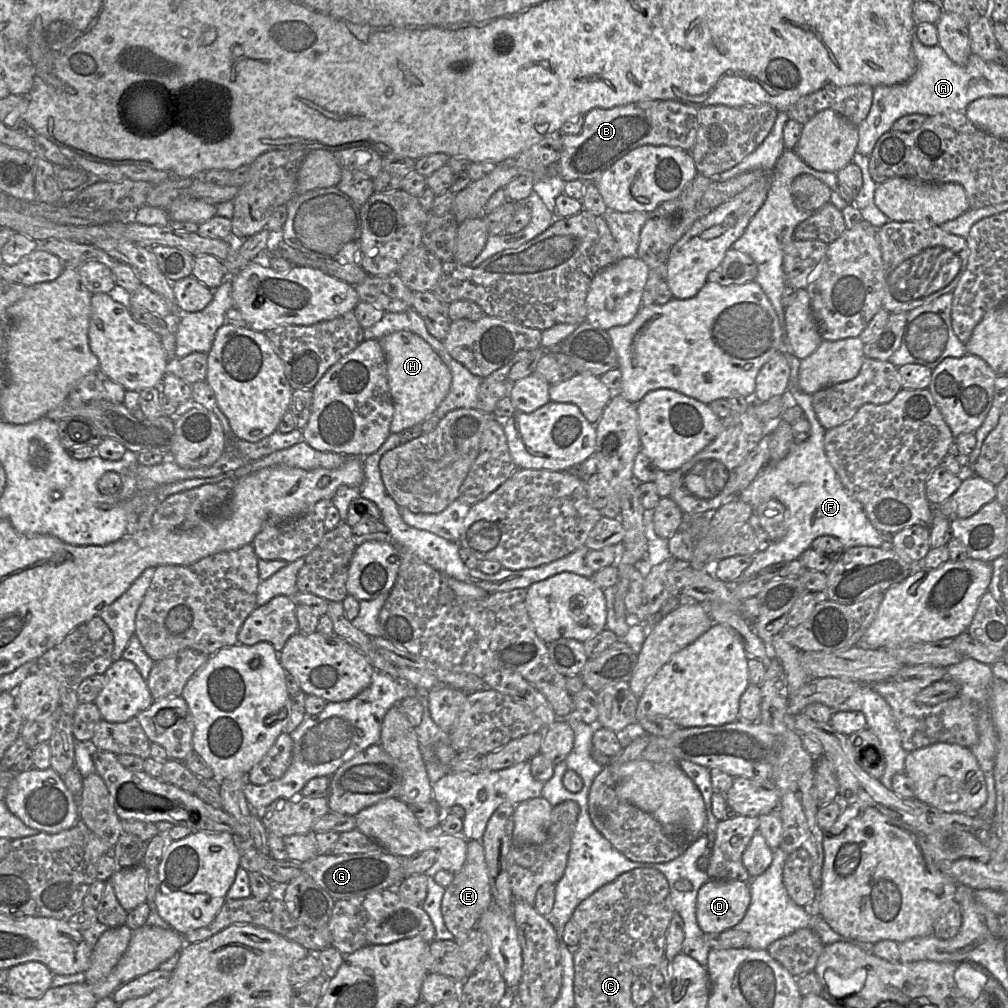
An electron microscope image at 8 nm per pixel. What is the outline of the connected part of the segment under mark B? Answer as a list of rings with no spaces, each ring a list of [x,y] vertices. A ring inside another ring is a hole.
[[[641,100],[610,109],[594,108],[584,115],[580,133],[561,136],[562,152],[555,164],[555,173],[563,181],[596,182],[605,170],[628,152],[644,145],[670,146],[690,152],[698,131],[698,107],[673,100]]]

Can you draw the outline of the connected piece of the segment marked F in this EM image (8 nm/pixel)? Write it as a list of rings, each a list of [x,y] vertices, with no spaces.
[[[784,351],[790,366],[789,398],[800,406],[804,417],[811,425],[810,437],[796,442],[782,460],[766,465],[752,483],[736,497],[755,510],[763,503],[776,499],[788,511],[788,529],[785,536],[773,542],[766,550],[758,551],[751,565],[730,587],[757,577],[764,568],[780,562],[792,561],[808,548],[819,536],[830,535],[838,538],[845,549],[856,546],[883,547],[889,536],[877,530],[869,521],[862,505],[852,498],[842,485],[836,471],[830,464],[824,449],[826,429],[820,424],[812,406],[812,397],[798,388],[800,361],[790,351]]]

